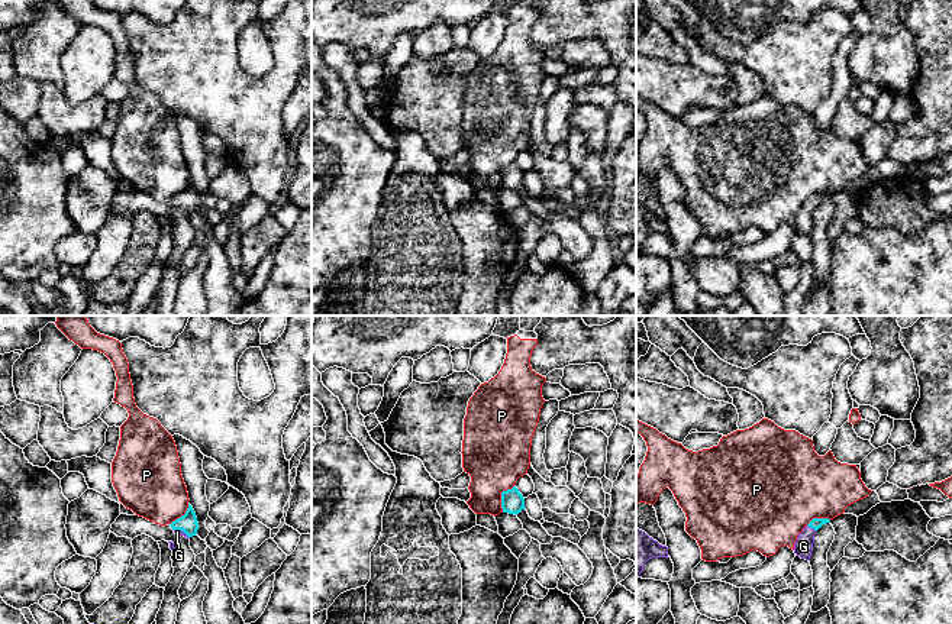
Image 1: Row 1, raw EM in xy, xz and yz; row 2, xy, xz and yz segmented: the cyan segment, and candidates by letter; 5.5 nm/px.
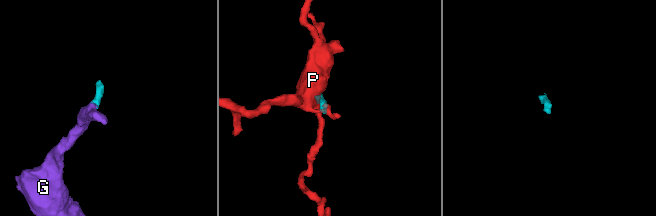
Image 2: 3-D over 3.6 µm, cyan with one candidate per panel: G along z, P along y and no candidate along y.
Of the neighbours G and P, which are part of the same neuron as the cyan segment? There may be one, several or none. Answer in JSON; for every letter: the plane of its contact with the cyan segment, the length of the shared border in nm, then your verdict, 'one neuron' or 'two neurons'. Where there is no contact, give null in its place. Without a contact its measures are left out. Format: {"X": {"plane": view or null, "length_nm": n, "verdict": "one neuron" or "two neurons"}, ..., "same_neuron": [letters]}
{"G": {"plane": "yz", "length_nm": 70, "verdict": "one neuron"}, "P": {"plane": "xz", "length_nm": 170, "verdict": "two neurons"}, "same_neuron": ["G"]}

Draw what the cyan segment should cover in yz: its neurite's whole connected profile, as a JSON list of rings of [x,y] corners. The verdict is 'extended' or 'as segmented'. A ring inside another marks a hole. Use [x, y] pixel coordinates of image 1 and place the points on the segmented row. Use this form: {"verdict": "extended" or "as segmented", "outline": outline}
{"verdict": "extended", "outline": [[[813,518],[798,534],[794,543],[794,553],[801,559],[809,560],[813,552],[814,534],[826,523],[830,523],[829,518]]]}

